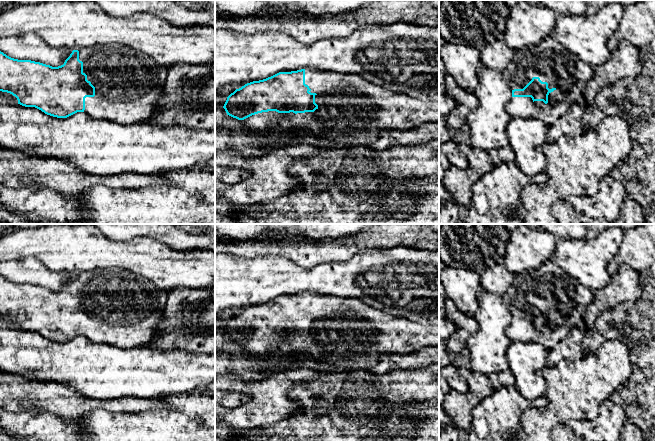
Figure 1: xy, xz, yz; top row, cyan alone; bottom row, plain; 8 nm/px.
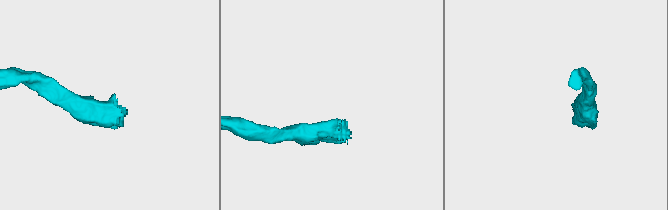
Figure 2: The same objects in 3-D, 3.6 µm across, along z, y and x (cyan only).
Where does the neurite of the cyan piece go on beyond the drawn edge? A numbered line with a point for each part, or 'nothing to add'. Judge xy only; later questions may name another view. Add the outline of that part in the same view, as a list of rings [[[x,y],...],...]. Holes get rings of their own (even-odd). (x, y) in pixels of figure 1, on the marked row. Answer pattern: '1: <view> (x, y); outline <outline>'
1: xy (128, 83); outline [[[125,46],[83,48],[78,51],[79,60],[83,62],[83,73],[95,87],[95,96],[85,98],[84,112],[87,115],[124,125],[149,120],[162,94],[168,74],[167,67]]]

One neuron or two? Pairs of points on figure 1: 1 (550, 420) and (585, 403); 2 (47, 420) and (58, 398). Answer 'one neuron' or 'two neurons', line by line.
1: one neuron
2: two neurons

